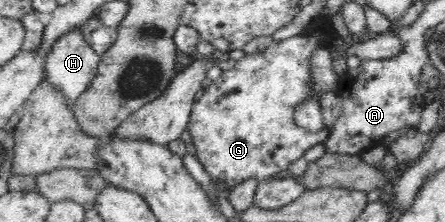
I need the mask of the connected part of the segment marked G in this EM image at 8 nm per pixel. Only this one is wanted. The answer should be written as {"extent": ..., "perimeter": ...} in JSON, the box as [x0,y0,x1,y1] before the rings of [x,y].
{"extent":[186,19,336,189],"perimeter":[[[326,19],[326,21],[320,21],[320,23],[316,23],[316,27],[308,26],[299,35],[283,40],[274,40],[270,46],[262,52],[245,54],[243,58],[236,62],[234,67],[230,70],[223,71],[217,80],[205,83],[202,96],[198,101],[195,101],[194,107],[192,107],[190,121],[188,121],[188,127],[186,127],[186,129],[193,137],[192,140],[196,150],[196,157],[198,157],[200,163],[204,165],[204,170],[210,174],[214,183],[218,180],[222,180],[228,188],[232,189],[235,185],[242,183],[245,179],[254,178],[261,182],[262,180],[277,177],[280,172],[288,168],[288,165],[290,165],[292,161],[300,159],[300,157],[303,157],[306,154],[306,151],[308,151],[308,149],[313,145],[325,140],[325,134],[317,135],[299,128],[294,121],[294,113],[296,113],[296,107],[298,107],[298,105],[302,105],[302,103],[304,103],[304,99],[306,99],[306,97],[310,97],[310,93],[312,93],[312,78],[310,78],[310,69],[312,69],[312,62],[310,62],[310,59],[312,59],[312,53],[314,53],[318,47],[329,49],[332,46],[334,39],[336,39],[336,32],[332,28],[332,25],[330,25],[330,21],[328,21],[328,19]]]}

